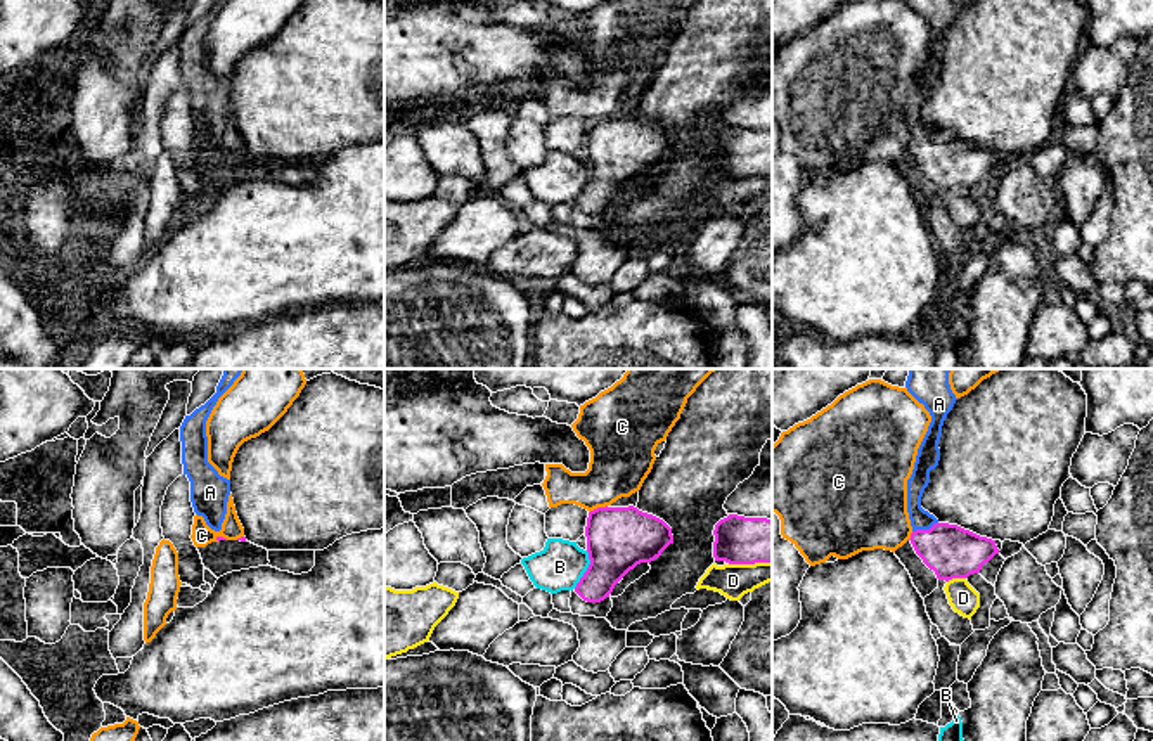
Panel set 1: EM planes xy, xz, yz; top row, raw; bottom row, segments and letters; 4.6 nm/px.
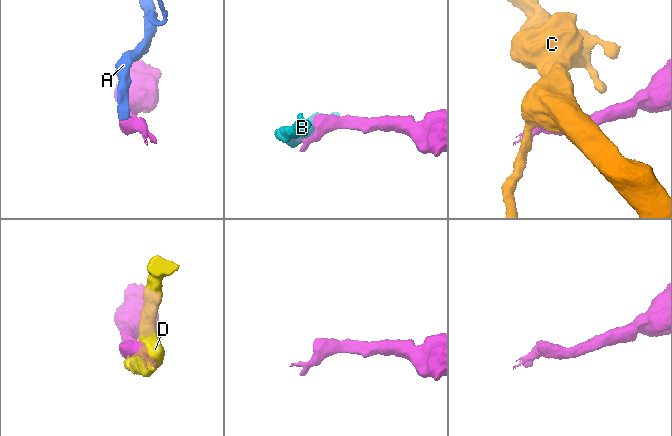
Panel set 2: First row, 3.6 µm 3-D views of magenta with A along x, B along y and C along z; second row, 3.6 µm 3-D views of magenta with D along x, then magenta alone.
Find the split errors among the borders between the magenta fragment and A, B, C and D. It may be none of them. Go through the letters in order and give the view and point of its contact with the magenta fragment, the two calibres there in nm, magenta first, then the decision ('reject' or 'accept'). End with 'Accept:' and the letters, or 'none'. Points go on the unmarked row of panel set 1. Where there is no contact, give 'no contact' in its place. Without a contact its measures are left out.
A: yz (925, 142) | 240/100 nm | accept
B: xz (587, 182) | 300/220 nm | reject
C: xz (598, 120) | 300/280 nm | reject
D: yz (956, 189) | 240/140 nm | reject
Accept: A

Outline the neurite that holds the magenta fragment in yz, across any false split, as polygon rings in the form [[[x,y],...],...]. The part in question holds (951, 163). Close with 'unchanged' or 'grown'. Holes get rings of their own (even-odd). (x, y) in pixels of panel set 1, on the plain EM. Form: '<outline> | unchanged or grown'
[[[907,0],[931,28],[928,43],[918,61],[911,90],[907,92],[907,125],[912,139],[911,156],[938,192],[968,190],[980,185],[999,161],[995,152],[980,149],[957,137],[940,135],[921,119],[921,109],[930,95],[930,83],[938,78],[942,38],[956,16],[950,0]]] | grown

